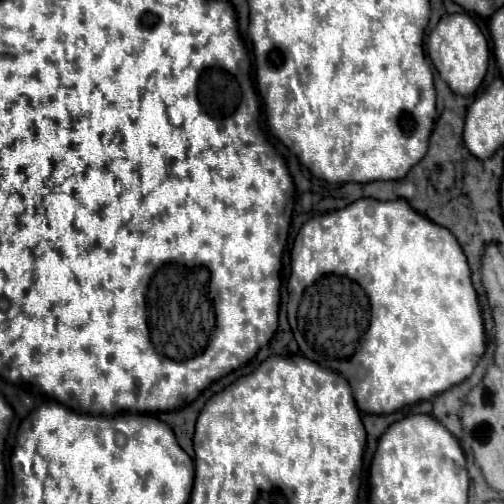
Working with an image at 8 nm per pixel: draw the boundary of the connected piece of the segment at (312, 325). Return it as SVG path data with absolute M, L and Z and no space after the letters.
M360 198L342 210L334 210L334 212L310 218L300 228L294 248L292 248L292 276L288 280L288 290L290 290L288 322L292 326L292 332L300 346L300 352L306 358L314 360L316 364L320 364L322 368L340 372L350 382L358 408L366 414L392 414L392 412L400 410L402 406L430 400L432 396L450 390L452 386L464 382L472 374L474 366L478 364L480 356L486 350L484 322L482 322L482 312L478 306L478 296L472 286L470 268L468 268L466 256L464 256L458 240L454 238L454 234L448 228L438 226L432 220L428 220L426 216L412 210L406 200L380 202L374 198Z

